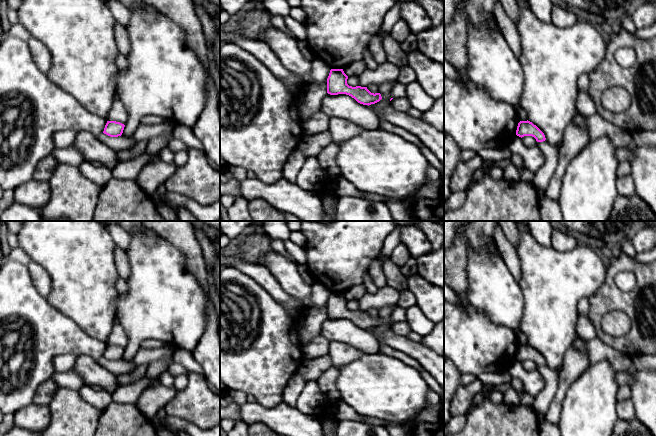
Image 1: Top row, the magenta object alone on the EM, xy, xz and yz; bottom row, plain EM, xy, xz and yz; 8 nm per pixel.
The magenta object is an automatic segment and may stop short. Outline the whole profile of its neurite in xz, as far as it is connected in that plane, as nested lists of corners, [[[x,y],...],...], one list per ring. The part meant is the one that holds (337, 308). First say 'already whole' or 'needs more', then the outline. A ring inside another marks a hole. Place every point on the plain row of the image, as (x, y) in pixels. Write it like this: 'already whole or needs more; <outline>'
already whole; [[[331,293],[327,302],[327,317],[330,319],[346,318],[354,322],[358,327],[371,329],[379,326],[380,317],[371,317],[367,311],[352,311],[347,308],[348,300],[343,293]]]

